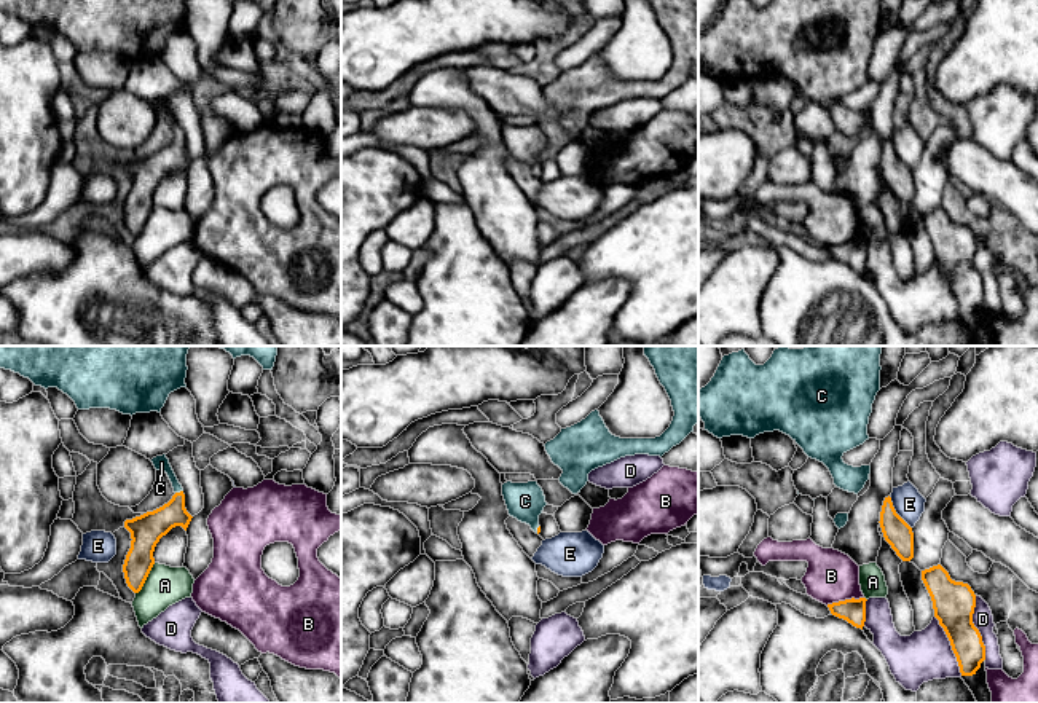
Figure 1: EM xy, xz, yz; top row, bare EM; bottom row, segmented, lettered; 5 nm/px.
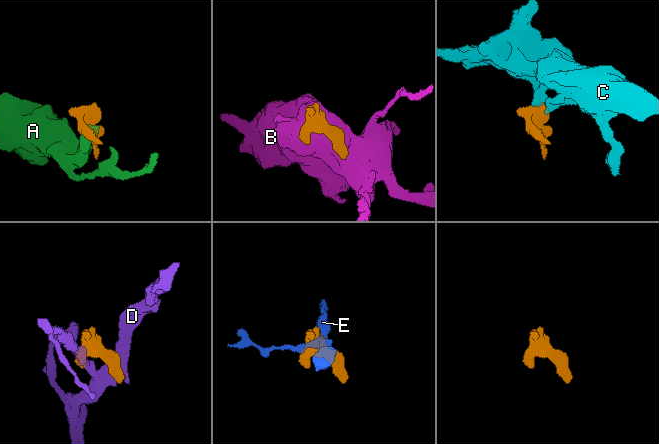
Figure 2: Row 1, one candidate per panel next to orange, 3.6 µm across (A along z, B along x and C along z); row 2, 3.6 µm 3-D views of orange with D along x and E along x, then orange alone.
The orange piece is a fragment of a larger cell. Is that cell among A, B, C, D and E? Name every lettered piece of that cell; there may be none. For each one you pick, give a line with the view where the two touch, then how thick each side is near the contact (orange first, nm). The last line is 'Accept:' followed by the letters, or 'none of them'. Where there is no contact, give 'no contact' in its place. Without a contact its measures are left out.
C: xy | 160/80 nm
Accept: C

